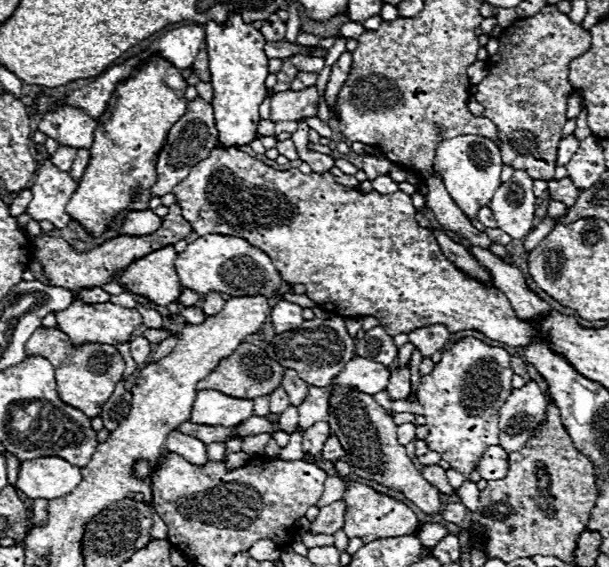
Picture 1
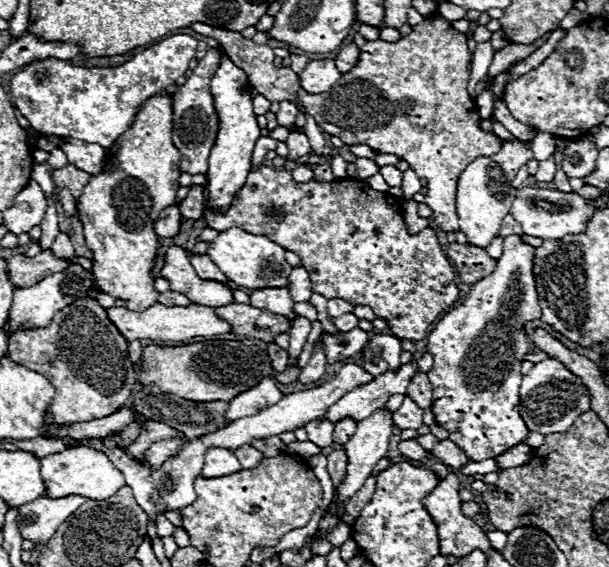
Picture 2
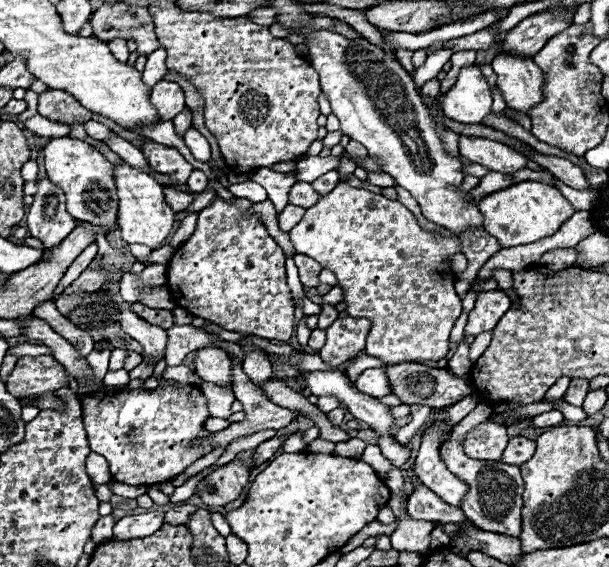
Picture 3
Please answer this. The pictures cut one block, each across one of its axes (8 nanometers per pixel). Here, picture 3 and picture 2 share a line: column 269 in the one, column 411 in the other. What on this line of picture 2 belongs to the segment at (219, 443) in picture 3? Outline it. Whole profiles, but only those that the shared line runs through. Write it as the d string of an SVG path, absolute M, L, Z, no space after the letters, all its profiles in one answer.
M404 396L402 406L394 412L394 424L400 430L418 430L422 426L422 408L410 398Z

